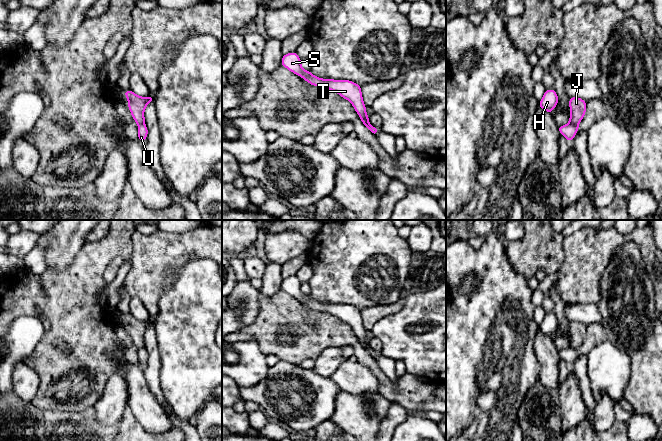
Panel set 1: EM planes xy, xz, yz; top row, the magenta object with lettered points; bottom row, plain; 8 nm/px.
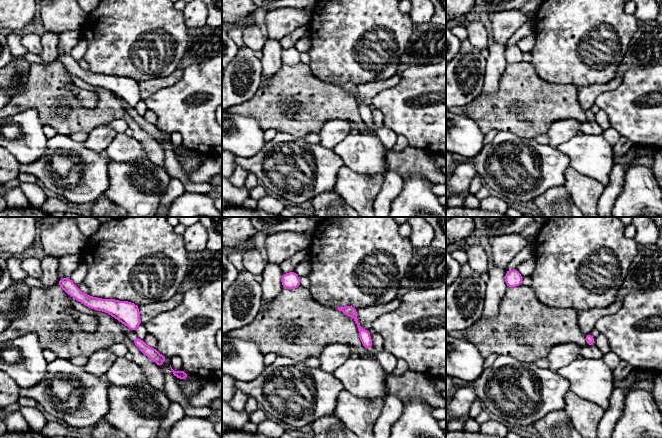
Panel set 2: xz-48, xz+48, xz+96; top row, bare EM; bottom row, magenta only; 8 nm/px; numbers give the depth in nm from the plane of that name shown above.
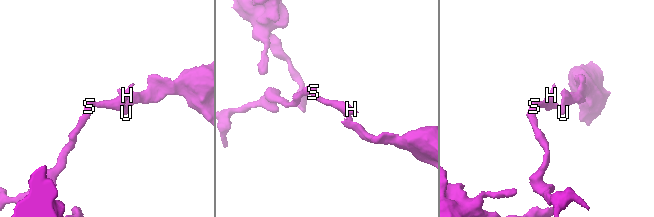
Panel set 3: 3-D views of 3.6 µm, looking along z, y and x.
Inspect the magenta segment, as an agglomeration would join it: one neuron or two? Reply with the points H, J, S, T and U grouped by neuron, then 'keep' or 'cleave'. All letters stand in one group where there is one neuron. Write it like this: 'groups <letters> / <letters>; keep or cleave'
groups H S T U / J; cleave

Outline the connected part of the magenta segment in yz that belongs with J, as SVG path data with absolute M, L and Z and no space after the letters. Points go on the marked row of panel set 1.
M570 97L569 107L571 112L569 122L578 127L586 113L586 101L578 97Z

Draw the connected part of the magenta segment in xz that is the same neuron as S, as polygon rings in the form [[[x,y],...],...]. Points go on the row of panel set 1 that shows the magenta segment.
[[[296,52],[283,54],[281,65],[313,86],[327,88],[338,93],[341,97],[350,101],[357,114],[365,122],[369,123],[369,116],[366,114],[366,106],[362,98],[360,85],[350,80],[321,79],[314,76],[310,71],[305,71],[302,68],[301,59]]]

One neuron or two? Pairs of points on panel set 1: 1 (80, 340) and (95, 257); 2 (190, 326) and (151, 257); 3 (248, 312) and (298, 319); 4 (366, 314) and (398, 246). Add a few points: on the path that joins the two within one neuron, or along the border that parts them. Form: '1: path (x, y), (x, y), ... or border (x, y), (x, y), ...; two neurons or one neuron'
1: path (80, 319), (84, 296), (87, 293), (87, 278); one neuron
2: border (181, 265), (167, 268), (169, 284), (159, 307); two neurons
3: border (260, 292), (259, 308), (255, 319), (239, 328); two neurons
4: border (392, 302), (364, 307), (361, 310); two neurons

